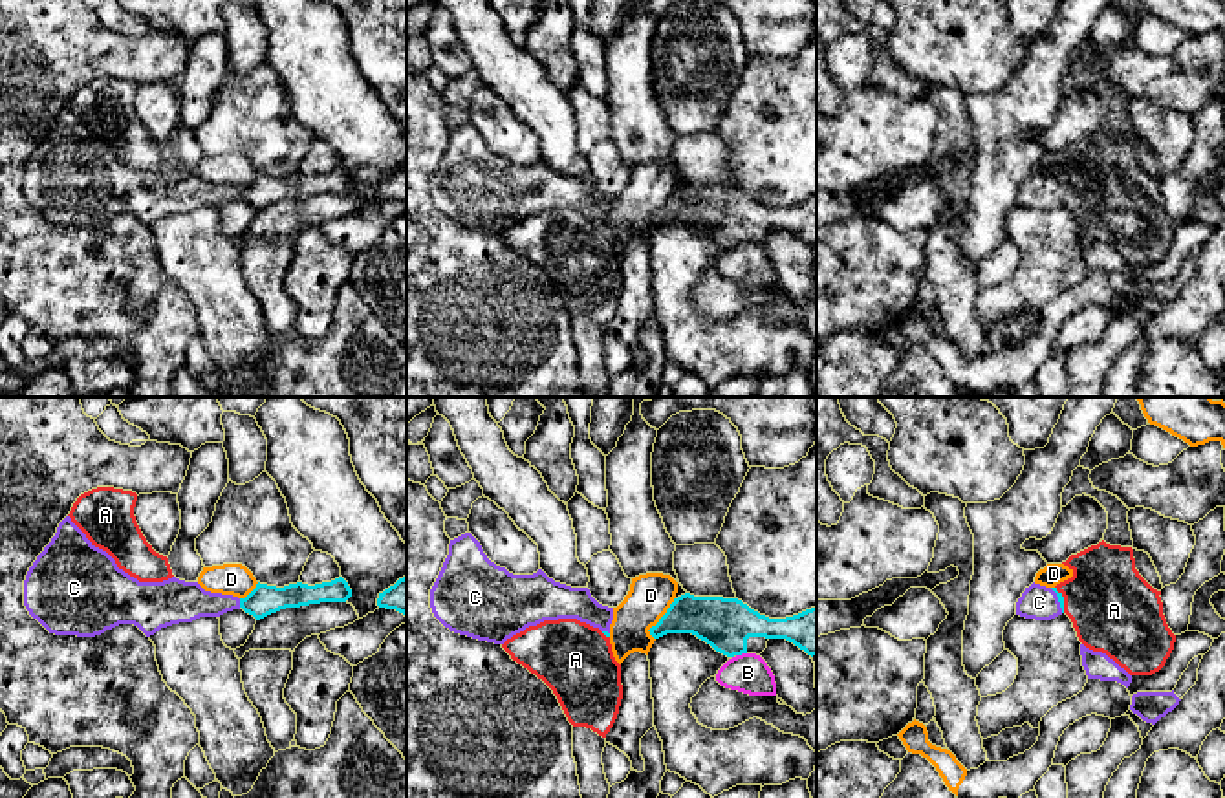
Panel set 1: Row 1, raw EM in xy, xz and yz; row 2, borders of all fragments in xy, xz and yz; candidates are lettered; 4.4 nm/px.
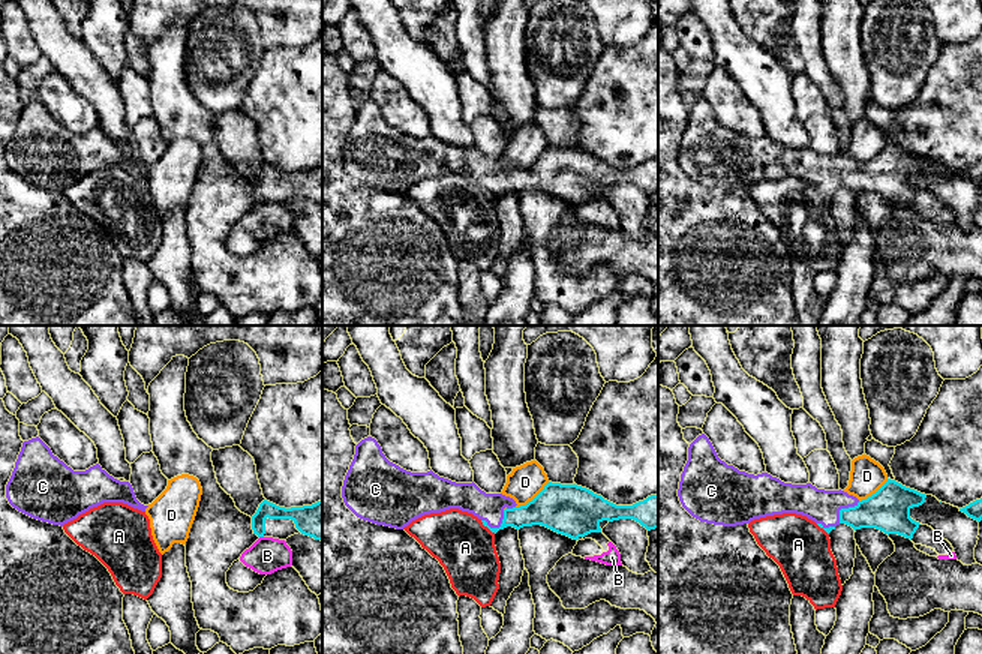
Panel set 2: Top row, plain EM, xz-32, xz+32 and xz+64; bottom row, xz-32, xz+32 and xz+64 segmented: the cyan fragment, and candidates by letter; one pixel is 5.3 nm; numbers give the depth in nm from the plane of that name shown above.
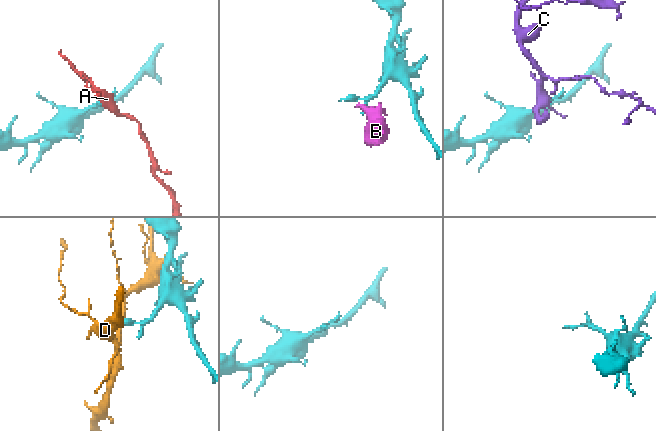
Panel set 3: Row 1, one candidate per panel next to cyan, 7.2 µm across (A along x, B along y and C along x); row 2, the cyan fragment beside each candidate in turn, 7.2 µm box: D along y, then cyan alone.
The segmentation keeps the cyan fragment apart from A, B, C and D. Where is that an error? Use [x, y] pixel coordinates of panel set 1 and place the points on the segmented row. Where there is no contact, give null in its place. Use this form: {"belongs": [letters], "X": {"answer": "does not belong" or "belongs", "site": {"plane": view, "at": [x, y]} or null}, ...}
{"belongs": ["C"], "A": {"answer": "does not belong", "site": {"plane": "yz", "at": [1062, 599]}}, "B": {"answer": "does not belong", "site": {"plane": "xz", "at": [740, 654]}}, "C": {"answer": "belongs", "site": {"plane": "xy", "at": [240, 603]}}, "D": {"answer": "does not belong", "site": {"plane": "xz", "at": [660, 619]}}}

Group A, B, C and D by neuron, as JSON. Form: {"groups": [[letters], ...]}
{"groups": [["A"], ["B"], ["C"], ["D"]]}

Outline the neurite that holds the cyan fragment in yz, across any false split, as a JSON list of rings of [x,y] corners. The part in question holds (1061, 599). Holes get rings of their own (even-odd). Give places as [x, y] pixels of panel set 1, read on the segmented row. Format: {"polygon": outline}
{"polygon": [[[1031,584],[1016,602],[1016,615],[1035,620],[1051,620],[1064,613],[1064,597],[1057,588]]]}

